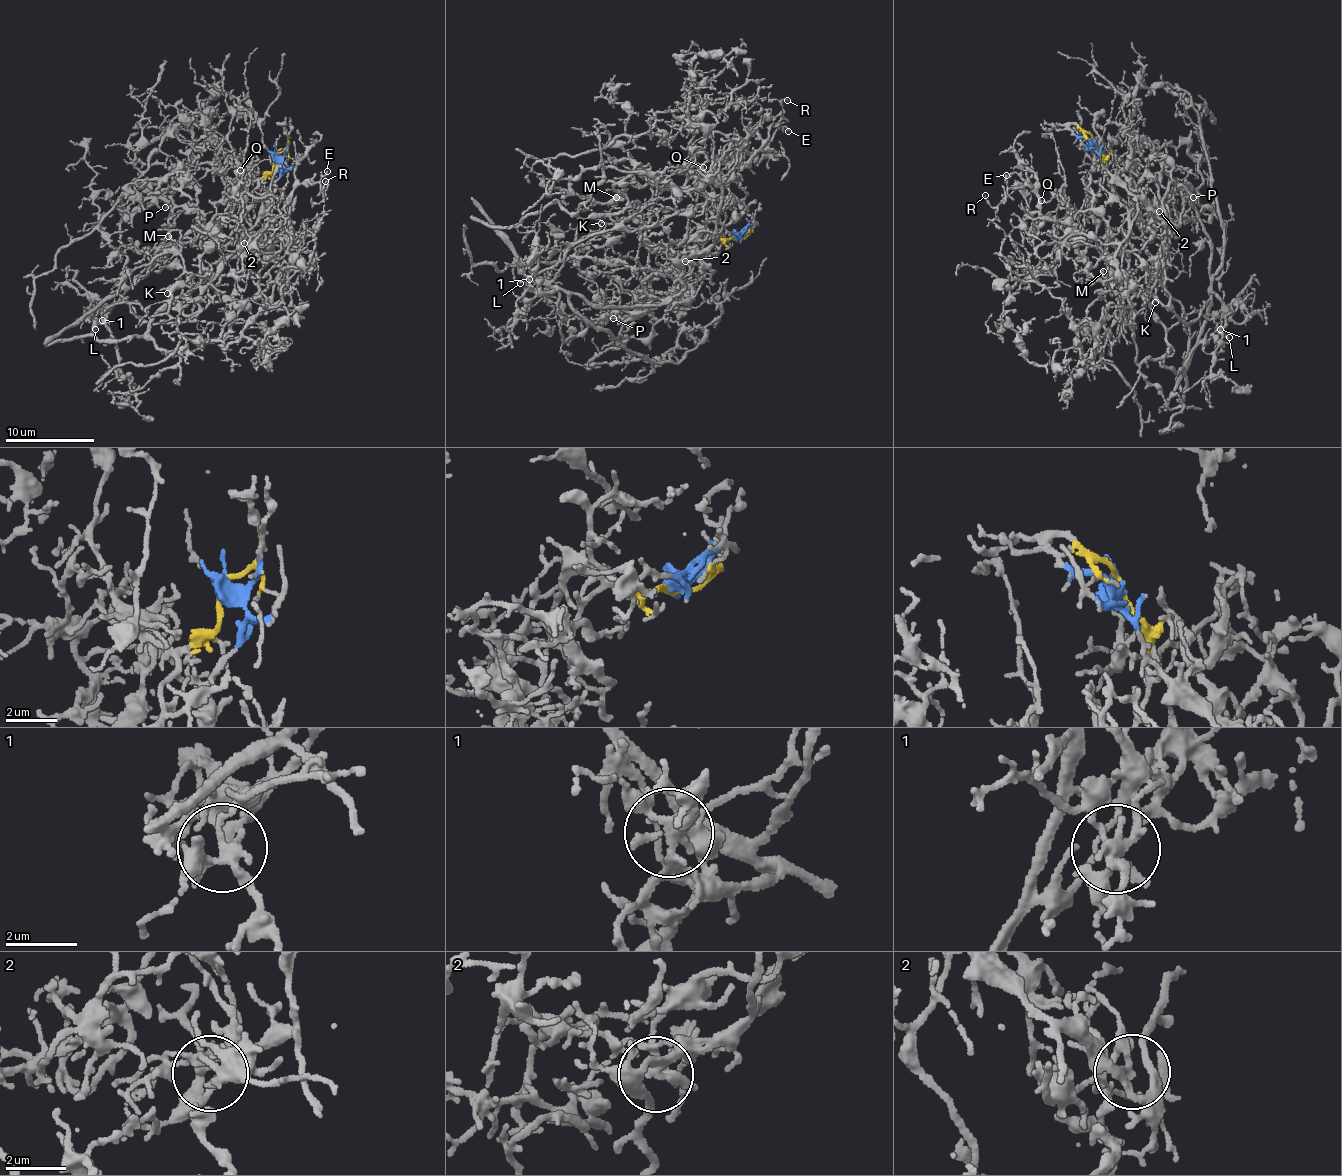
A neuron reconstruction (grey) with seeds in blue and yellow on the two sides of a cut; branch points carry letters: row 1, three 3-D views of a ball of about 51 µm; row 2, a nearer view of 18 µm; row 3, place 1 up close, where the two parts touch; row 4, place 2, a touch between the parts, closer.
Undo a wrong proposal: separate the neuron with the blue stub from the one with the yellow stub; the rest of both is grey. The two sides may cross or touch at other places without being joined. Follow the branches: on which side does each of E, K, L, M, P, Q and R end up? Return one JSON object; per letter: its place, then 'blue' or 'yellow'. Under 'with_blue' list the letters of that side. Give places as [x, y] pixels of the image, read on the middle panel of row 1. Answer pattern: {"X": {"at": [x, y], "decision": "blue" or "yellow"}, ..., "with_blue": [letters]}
{"E": {"at": [788, 131], "decision": "yellow"}, "K": {"at": [601, 223], "decision": "yellow"}, "L": {"at": [520, 283], "decision": "yellow"}, "M": {"at": [616, 197], "decision": "yellow"}, "P": {"at": [613, 318], "decision": "blue"}, "Q": {"at": [703, 167], "decision": "yellow"}, "R": {"at": [787, 100], "decision": "yellow"}, "with_blue": ["P"]}

